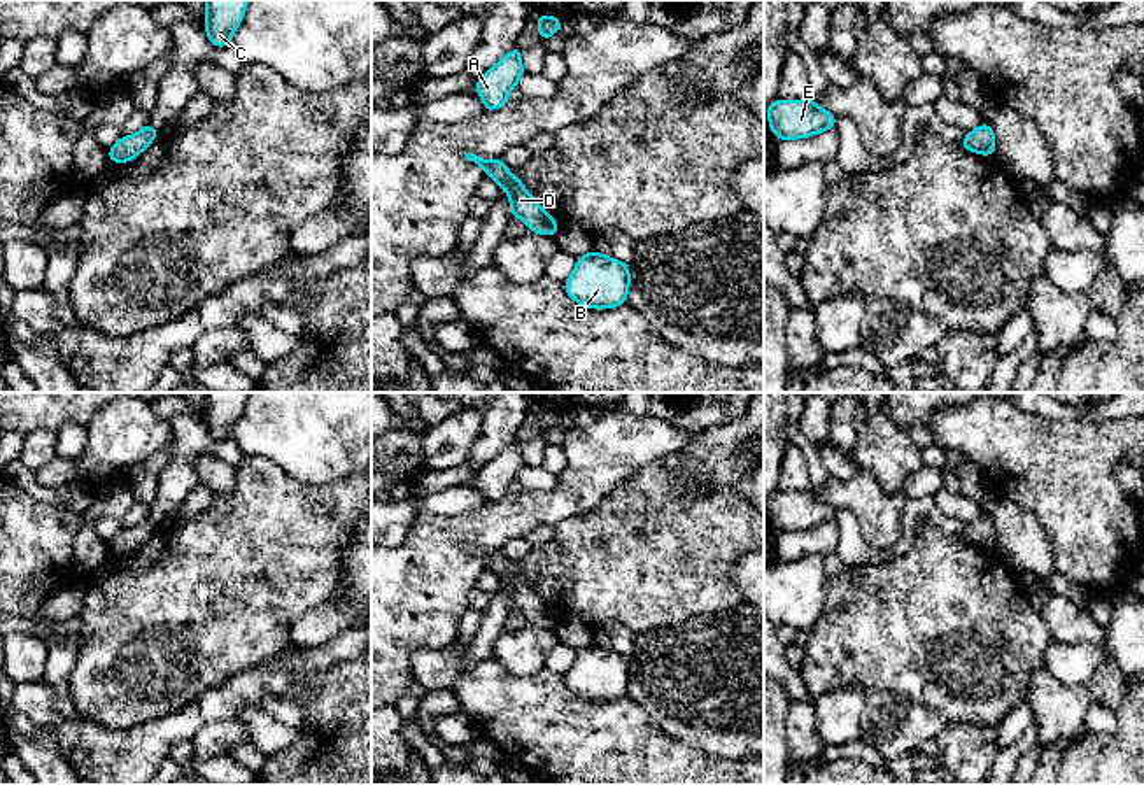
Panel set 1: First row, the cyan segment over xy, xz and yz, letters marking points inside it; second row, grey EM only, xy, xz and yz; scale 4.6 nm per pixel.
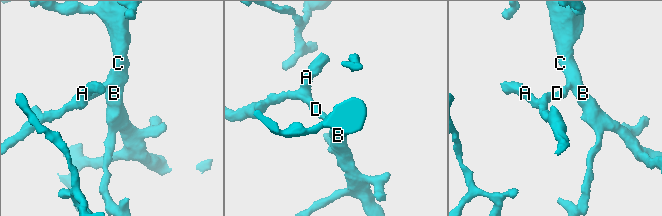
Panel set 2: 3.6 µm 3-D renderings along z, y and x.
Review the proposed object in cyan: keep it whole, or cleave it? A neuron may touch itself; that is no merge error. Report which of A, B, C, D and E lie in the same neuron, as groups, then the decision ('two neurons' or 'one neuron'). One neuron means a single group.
A B C D E | one neuron

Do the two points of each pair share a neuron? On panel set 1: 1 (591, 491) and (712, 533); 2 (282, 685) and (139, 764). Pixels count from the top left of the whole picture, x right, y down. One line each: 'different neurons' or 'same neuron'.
1: different neurons
2: same neuron

